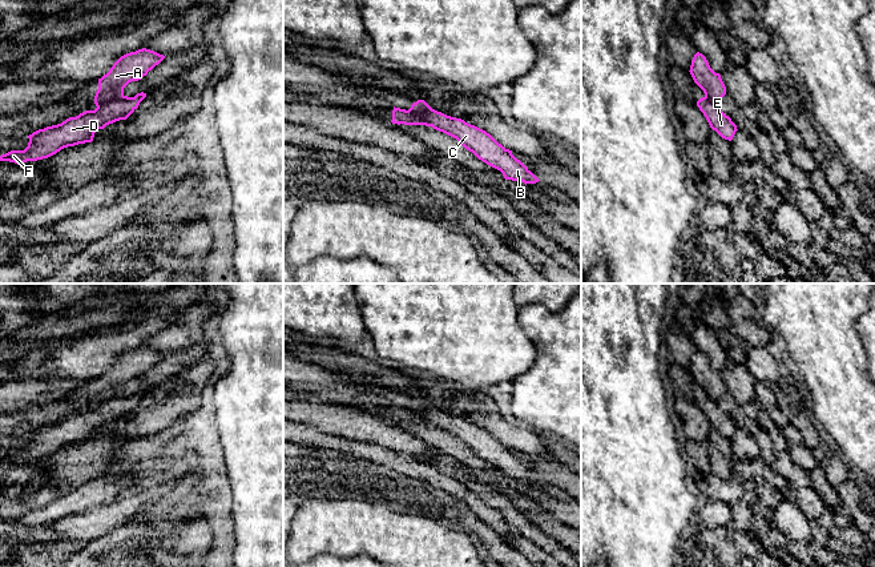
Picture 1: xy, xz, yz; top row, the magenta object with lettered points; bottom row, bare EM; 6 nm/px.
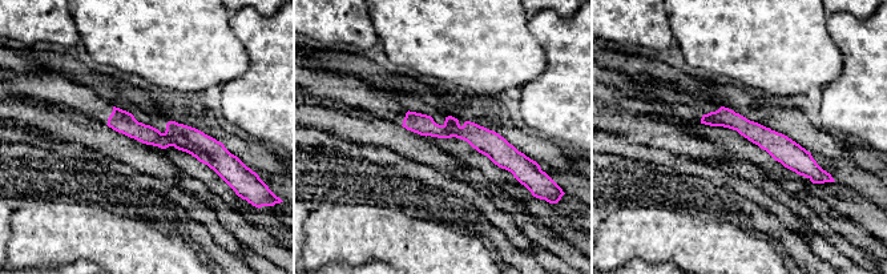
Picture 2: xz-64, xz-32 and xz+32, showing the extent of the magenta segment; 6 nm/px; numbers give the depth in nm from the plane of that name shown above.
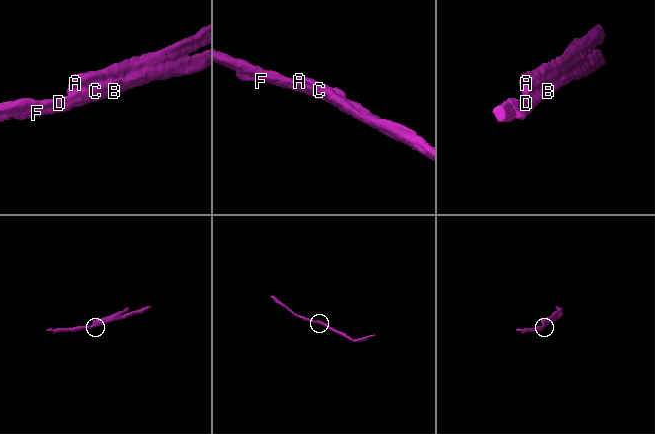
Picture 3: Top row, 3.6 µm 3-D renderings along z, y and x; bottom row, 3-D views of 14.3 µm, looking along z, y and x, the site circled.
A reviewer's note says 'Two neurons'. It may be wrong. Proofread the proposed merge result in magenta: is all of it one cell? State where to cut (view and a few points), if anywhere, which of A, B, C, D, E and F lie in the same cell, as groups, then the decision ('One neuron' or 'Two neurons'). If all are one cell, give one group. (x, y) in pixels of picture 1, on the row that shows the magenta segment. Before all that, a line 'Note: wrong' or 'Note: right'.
Note: right
Split along xy (123, 95), (97, 107). Groups: A / B C D E F. Two neurons

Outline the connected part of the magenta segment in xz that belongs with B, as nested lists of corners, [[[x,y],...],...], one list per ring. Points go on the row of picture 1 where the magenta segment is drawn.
[[[418,100],[408,109],[428,121],[431,126],[456,138],[467,150],[472,152],[487,165],[500,170],[505,180],[536,184],[540,180],[513,154],[485,130],[461,118],[447,116],[432,109],[424,100]]]

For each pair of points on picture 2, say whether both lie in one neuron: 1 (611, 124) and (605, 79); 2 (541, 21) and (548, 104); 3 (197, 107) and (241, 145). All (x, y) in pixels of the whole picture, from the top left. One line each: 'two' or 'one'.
1: two
2: one
3: one

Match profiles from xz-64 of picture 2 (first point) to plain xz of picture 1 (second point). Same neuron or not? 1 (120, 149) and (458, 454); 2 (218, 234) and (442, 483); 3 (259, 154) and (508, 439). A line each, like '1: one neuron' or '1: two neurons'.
1: two neurons
2: one neuron
3: one neuron

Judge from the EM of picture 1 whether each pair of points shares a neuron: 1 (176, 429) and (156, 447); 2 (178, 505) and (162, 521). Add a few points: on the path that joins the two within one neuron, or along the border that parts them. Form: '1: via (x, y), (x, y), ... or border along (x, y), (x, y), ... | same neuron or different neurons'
1: via (170, 431), (160, 442) | same neuron
2: via (174, 509), (166, 517) | same neuron

